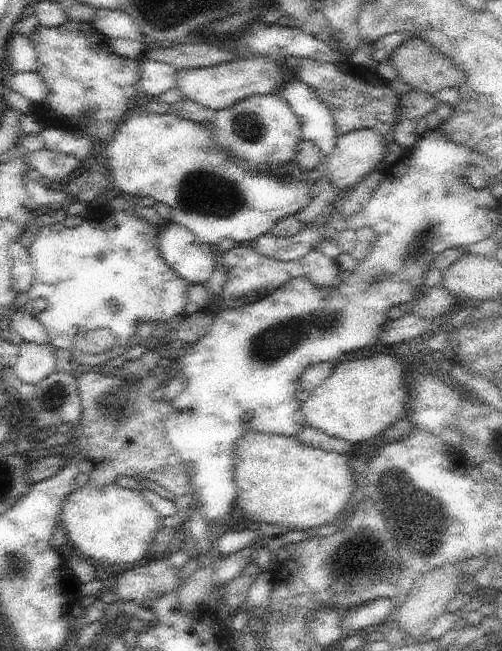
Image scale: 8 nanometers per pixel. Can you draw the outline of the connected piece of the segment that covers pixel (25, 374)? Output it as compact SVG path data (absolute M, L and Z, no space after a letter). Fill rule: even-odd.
M22 342L19 346L19 356L13 367L15 375L25 384L36 387L48 376L57 372L57 361L52 344L38 345Z

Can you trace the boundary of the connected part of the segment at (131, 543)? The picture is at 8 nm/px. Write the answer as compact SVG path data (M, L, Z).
M116 483L106 487L86 484L64 502L60 524L68 532L69 550L78 552L86 560L127 567L144 562L158 530L163 526L162 519L138 491Z

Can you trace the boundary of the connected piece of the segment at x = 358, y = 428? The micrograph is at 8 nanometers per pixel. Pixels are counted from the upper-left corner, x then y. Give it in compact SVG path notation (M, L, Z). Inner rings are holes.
M388 354L338 364L334 373L303 402L307 425L352 444L380 436L396 420L406 420L409 393L404 372L407 368L405 360Z

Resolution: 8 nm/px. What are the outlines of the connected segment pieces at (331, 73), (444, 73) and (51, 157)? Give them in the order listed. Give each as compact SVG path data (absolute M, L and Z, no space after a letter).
M302 59L295 62L294 72L318 94L330 110L339 136L372 128L380 132L380 135L386 138L386 143L390 144L400 120L401 96L388 86L375 69L360 67L351 62L337 64L324 60Z
M413 37L406 40L390 58L393 68L399 73L399 78L421 92L432 95L438 94L443 89L459 89L465 84L468 76L454 61L443 56L438 49L433 48L425 39Z
M47 147L37 152L24 151L23 158L30 164L31 169L40 173L42 178L53 183L60 183L66 178L70 178L74 172L83 164L77 157L52 151Z

